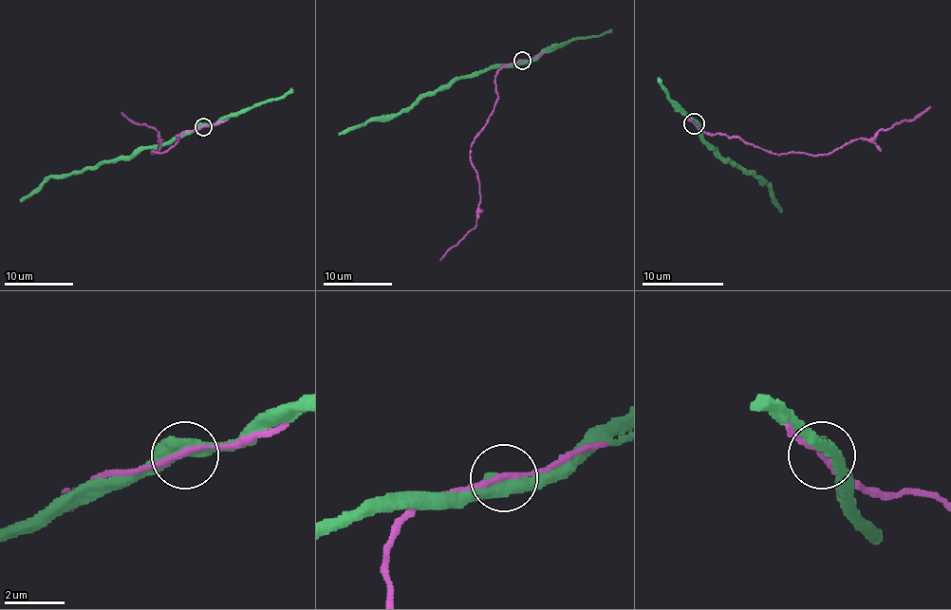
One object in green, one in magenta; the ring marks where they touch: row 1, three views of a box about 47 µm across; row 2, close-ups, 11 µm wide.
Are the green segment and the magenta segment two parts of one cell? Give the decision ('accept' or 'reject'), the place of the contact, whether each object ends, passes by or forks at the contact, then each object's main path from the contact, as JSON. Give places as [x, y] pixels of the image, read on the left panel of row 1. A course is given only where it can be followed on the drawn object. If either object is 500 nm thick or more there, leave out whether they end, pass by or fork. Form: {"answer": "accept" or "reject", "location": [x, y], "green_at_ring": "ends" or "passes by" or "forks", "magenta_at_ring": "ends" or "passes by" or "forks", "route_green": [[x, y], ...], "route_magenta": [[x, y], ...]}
{"answer": "accept", "location": [203, 126], "route_green": [[203, 126], [178, 133], [158, 145], [140, 147], [130, 156], [102, 160], [77, 173], [51, 176], [20, 202]], "route_magenta": [[203, 126], [177, 135], [178, 140], [165, 152], [153, 154], [159, 150], [158, 133], [132, 122], [121, 112]]}

